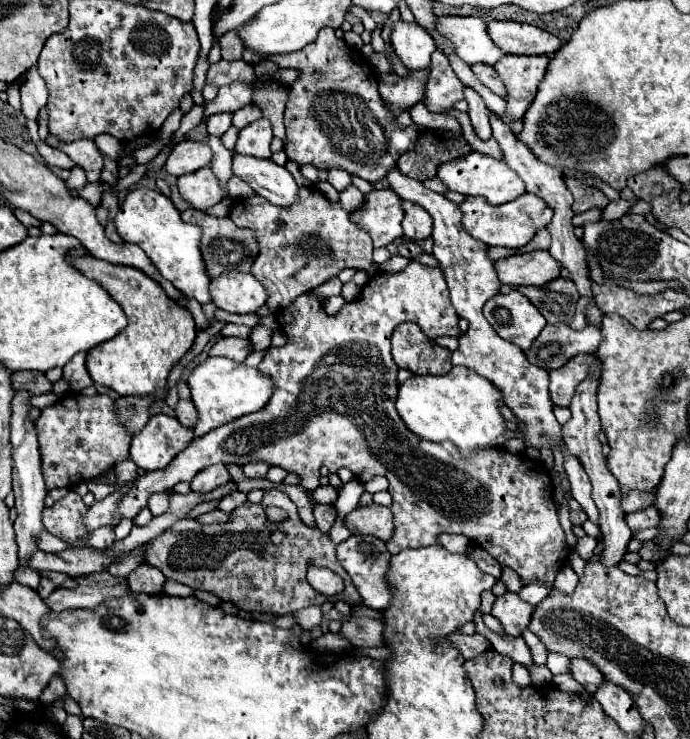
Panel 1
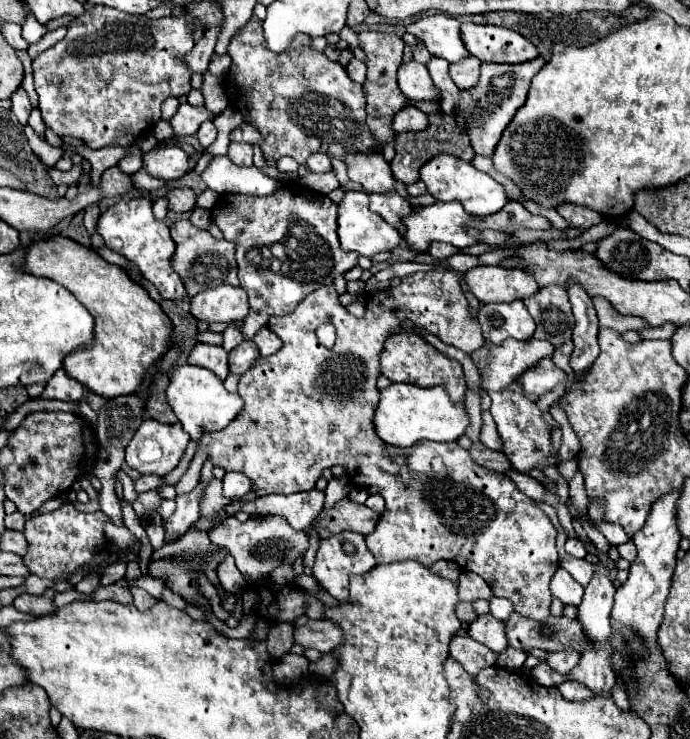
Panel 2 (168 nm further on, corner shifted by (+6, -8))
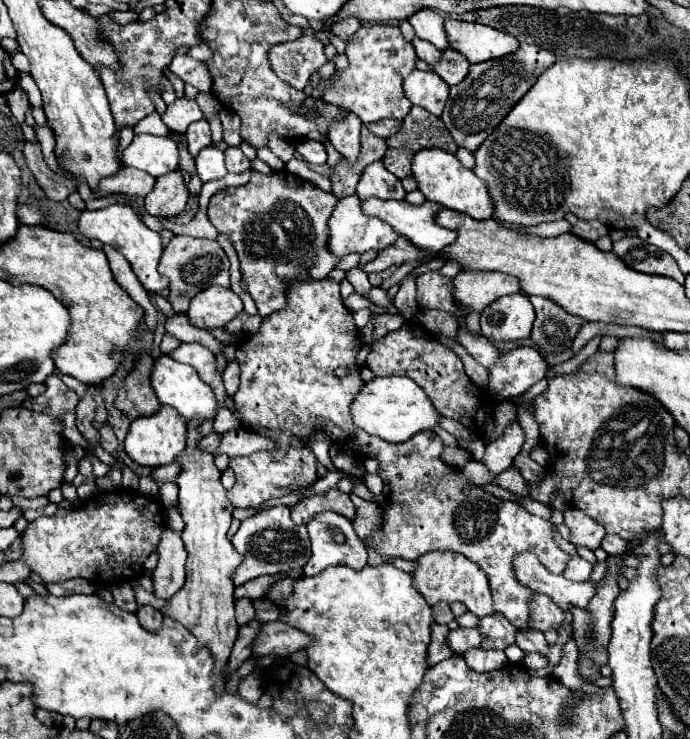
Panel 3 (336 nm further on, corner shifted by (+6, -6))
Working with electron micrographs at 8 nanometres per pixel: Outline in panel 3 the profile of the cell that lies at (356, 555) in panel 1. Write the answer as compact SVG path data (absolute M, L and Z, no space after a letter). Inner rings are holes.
M326 511L326 513L318 513L318 517L312 517L306 527L308 527L308 537L312 541L312 557L304 565L304 575L308 575L308 577L318 575L328 565L348 565L356 571L360 571L366 565L368 553L362 545L362 541L358 539L358 535L354 533L350 519L346 519L334 511Z

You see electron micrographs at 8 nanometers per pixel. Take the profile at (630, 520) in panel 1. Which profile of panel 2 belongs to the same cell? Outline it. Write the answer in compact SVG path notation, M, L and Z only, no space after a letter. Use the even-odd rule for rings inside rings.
M600 523L598 529L604 533L604 537L612 543L612 545L622 545L626 541L630 541L630 537L626 535L624 527L618 527L616 523Z

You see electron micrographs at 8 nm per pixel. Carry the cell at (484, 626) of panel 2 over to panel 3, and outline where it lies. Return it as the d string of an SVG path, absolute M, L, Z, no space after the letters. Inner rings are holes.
M456 629L456 631L450 631L446 643L448 647L456 653L456 655L462 655L466 649L472 649L472 647L478 647L482 641L480 633L476 629Z

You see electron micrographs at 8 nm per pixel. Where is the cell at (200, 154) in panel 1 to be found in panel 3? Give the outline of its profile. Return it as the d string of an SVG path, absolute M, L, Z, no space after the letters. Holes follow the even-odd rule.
M134 135L122 153L124 167L142 169L154 177L178 169L178 147L170 137Z

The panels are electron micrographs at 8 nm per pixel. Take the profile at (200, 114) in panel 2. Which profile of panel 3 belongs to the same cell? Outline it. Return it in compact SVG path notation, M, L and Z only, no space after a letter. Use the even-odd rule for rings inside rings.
M184 97L170 103L166 107L166 113L162 115L164 125L170 131L176 131L176 133L186 133L188 125L194 123L194 121L200 121L200 119L202 119L202 111L200 111L198 103L190 101L190 99L184 99Z

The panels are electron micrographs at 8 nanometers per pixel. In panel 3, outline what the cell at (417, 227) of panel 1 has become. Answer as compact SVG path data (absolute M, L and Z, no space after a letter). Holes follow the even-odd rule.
M374 161L364 169L360 183L356 187L356 195L360 195L360 199L378 197L378 199L402 201L406 191L398 177L394 177L390 171L386 171L380 161Z

